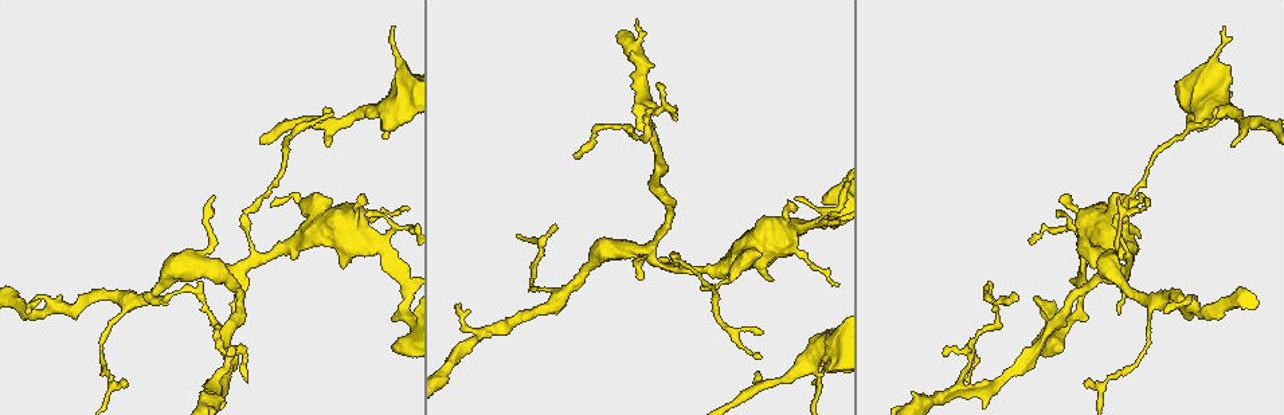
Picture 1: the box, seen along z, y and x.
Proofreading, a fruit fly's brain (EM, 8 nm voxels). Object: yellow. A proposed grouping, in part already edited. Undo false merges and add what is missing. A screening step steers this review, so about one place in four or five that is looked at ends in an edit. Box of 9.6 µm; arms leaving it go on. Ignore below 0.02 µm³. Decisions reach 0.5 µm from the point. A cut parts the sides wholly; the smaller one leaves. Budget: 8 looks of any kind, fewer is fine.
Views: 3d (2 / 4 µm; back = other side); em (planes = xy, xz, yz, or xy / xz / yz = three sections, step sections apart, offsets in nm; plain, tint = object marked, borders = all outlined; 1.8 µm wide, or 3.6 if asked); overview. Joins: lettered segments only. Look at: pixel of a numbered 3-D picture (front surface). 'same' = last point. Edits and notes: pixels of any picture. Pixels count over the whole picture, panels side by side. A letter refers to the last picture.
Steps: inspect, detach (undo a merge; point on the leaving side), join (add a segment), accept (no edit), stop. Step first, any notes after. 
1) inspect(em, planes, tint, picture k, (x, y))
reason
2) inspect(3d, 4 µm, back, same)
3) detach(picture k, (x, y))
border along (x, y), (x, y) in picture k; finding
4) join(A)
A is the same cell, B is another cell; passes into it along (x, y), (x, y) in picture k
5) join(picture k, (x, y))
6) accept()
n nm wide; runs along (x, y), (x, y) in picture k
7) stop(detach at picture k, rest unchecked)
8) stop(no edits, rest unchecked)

inspect(em, planes, borders, picture 1, (211, 388))
side arm on a straight run

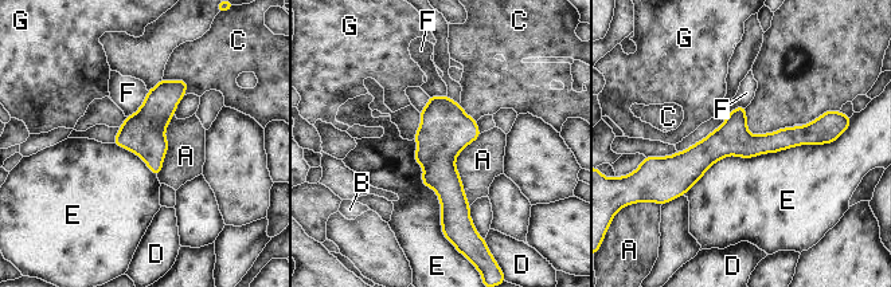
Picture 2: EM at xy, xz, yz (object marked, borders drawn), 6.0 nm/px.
accept()
A, B, C, D, E, F and G are other cells; border along (835, 140), (725, 156), (684, 195) in picture 2; one neuron here

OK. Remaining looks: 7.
inspect(em, 3.6 µm, xz, step 16, tint, picture 1, (126, 383))
branch stops here

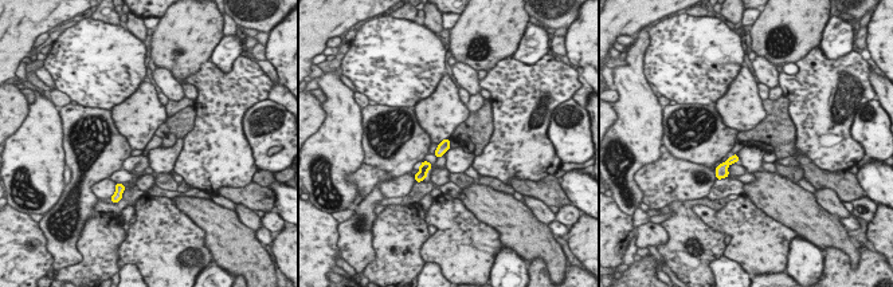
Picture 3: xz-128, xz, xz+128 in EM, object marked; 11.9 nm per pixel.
inspect(em, 3.6 µm, planes, borders, same)
another direction

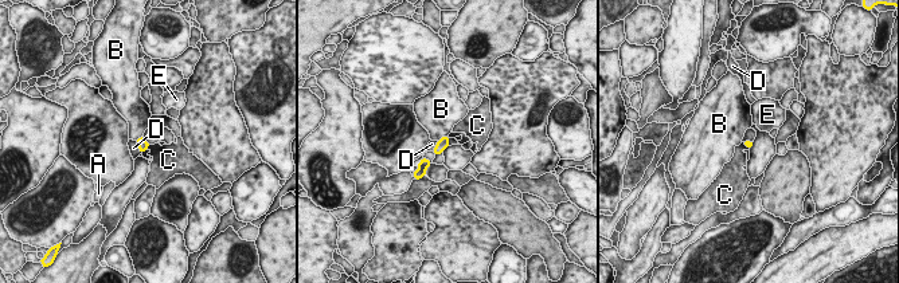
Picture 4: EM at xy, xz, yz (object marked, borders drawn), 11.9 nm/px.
accept()
A, B, C, D and E are other cells; none of them fits

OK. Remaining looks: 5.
inspect(em, planes, borders, picture 1, (1230, 145))
free end

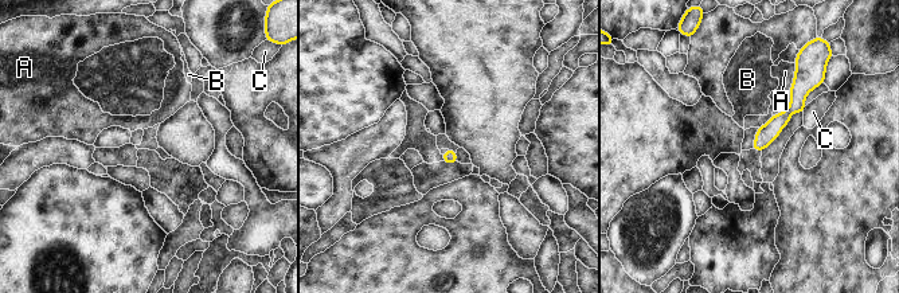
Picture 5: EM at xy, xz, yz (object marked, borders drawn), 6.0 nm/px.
accept()
A, B and C are other cells; runs along (796, 82), (796, 105), (755, 147) in picture 5; none of them fits

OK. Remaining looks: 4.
stop(no edits, rest unchecked)

